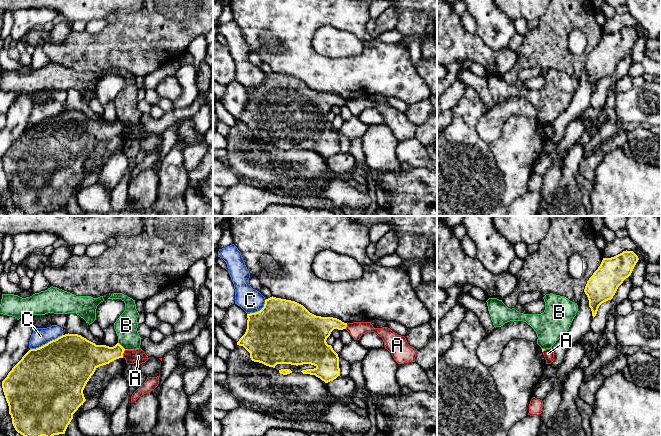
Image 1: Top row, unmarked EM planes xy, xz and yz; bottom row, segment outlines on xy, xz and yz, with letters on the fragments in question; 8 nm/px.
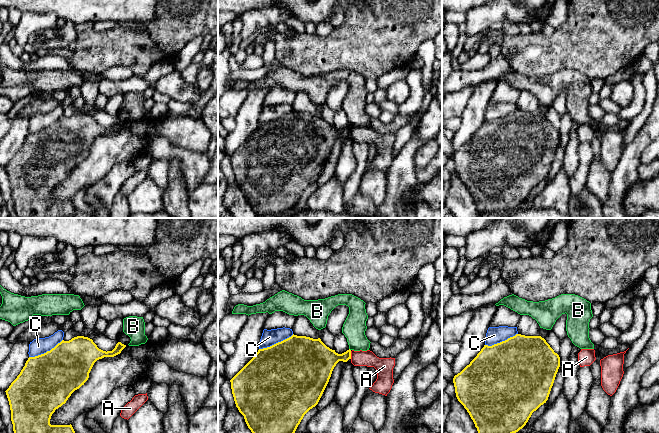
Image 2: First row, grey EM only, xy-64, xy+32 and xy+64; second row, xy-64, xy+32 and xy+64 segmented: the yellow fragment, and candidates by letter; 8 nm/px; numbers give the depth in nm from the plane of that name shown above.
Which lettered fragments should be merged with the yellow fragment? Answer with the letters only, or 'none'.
none

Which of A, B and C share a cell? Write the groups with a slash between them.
A / B / C

